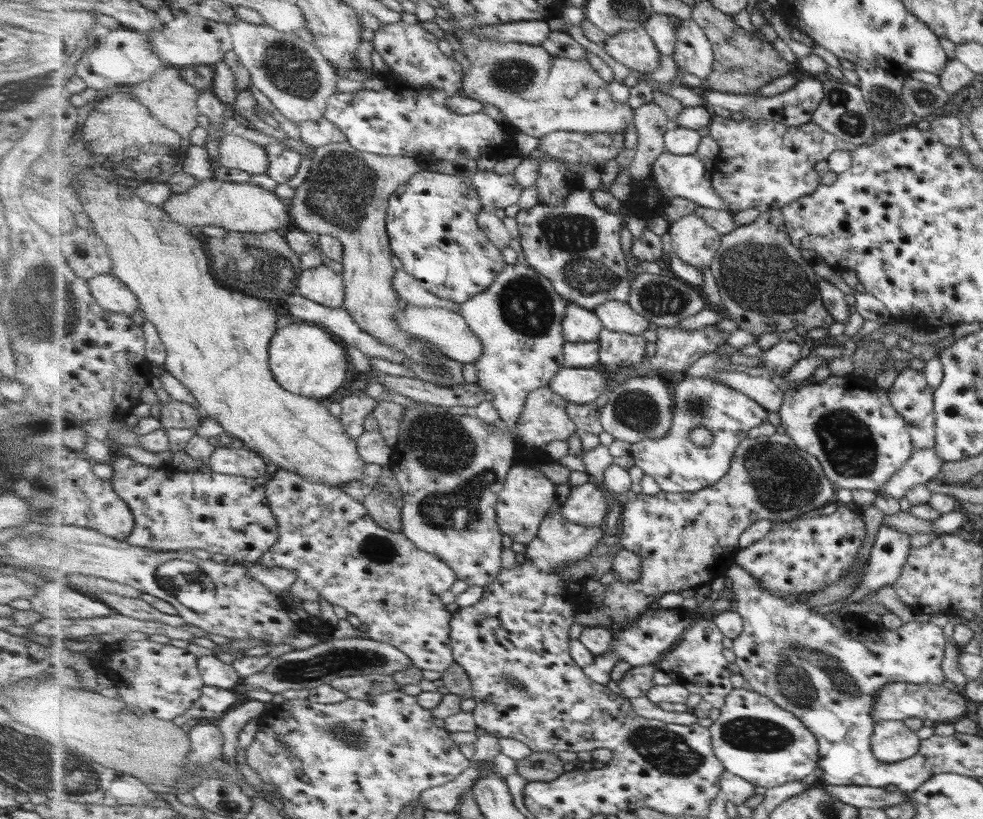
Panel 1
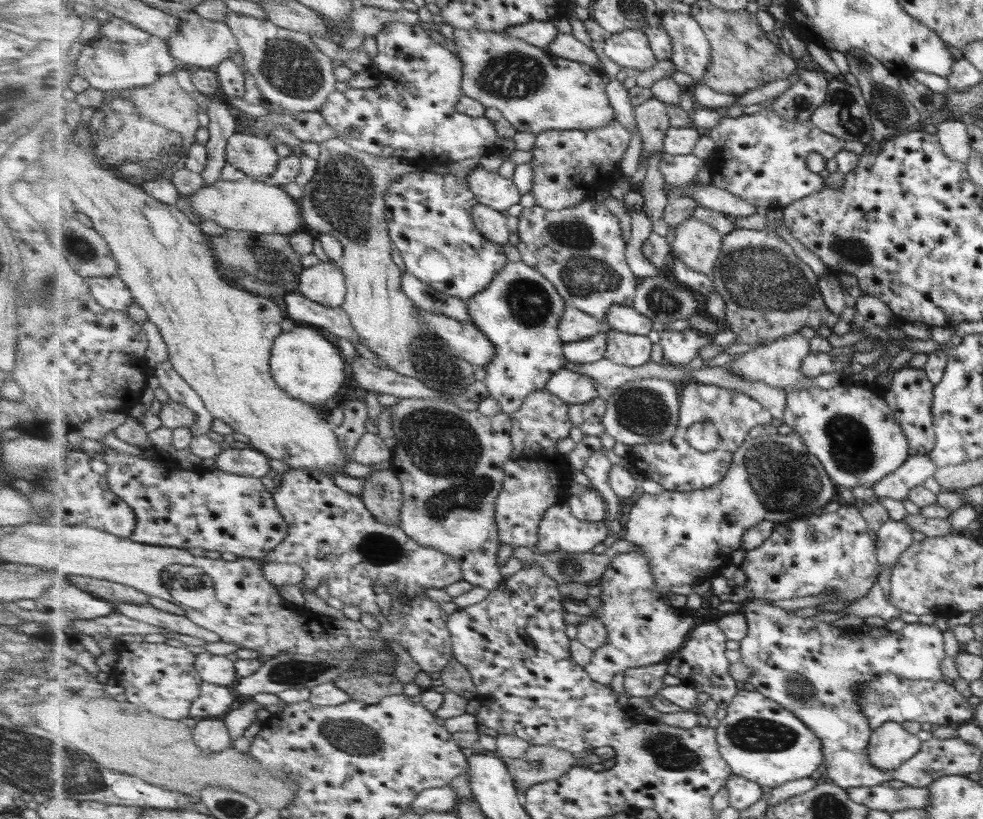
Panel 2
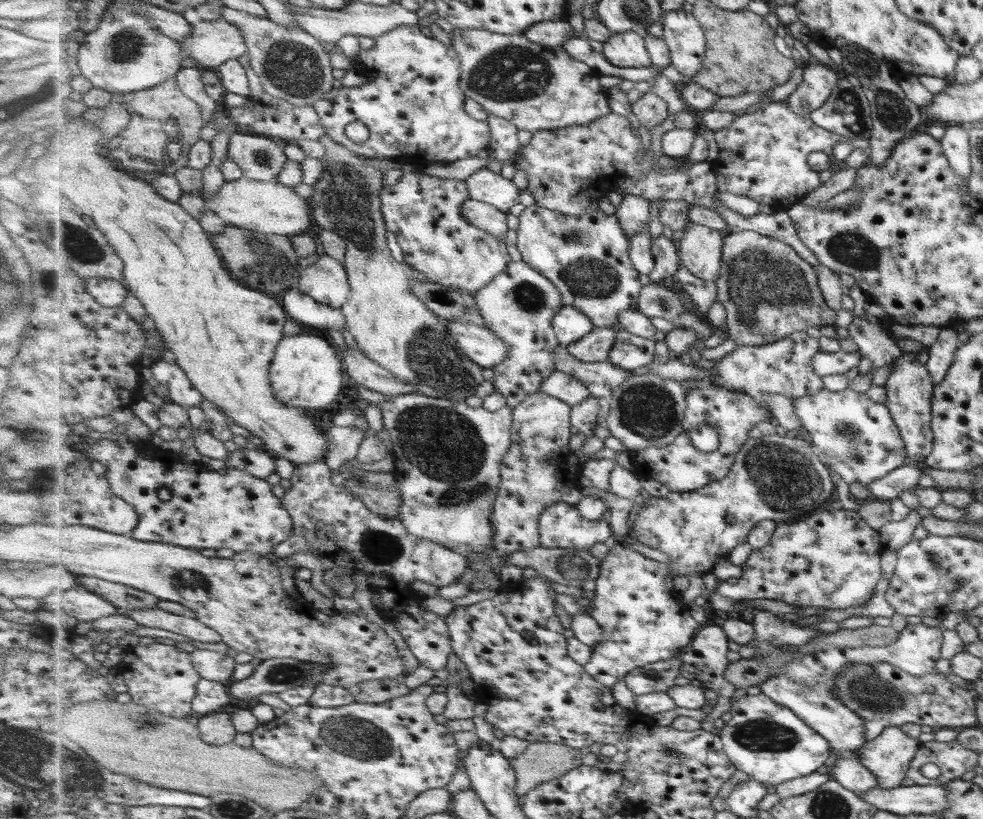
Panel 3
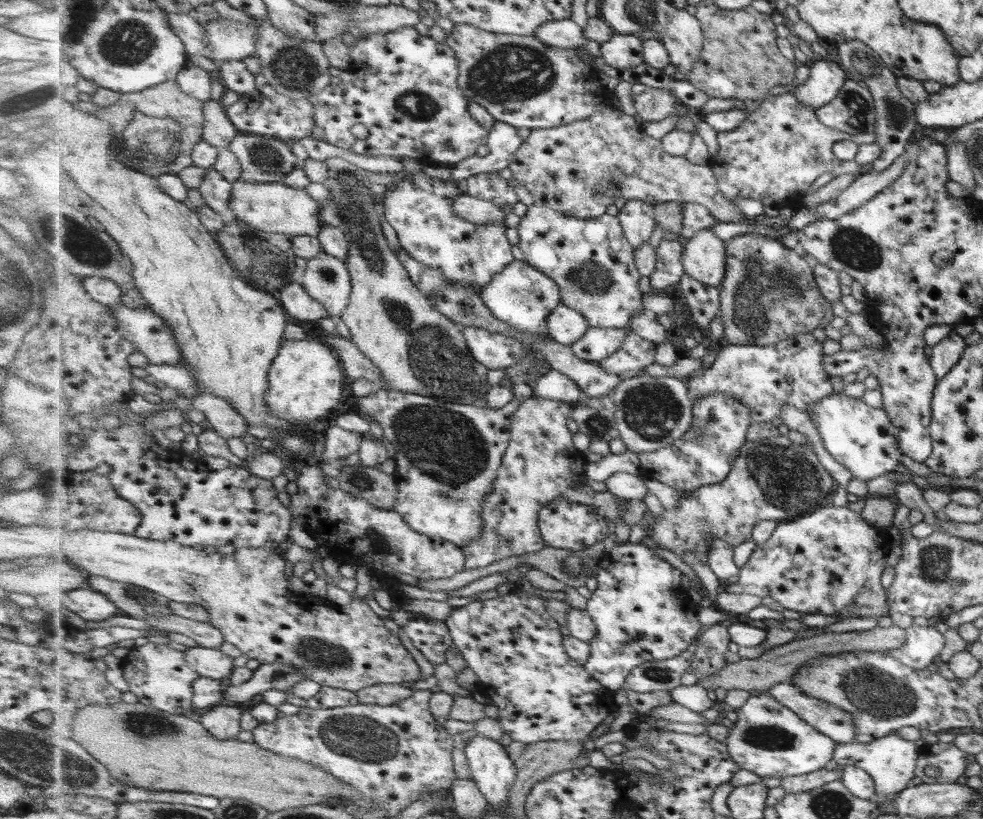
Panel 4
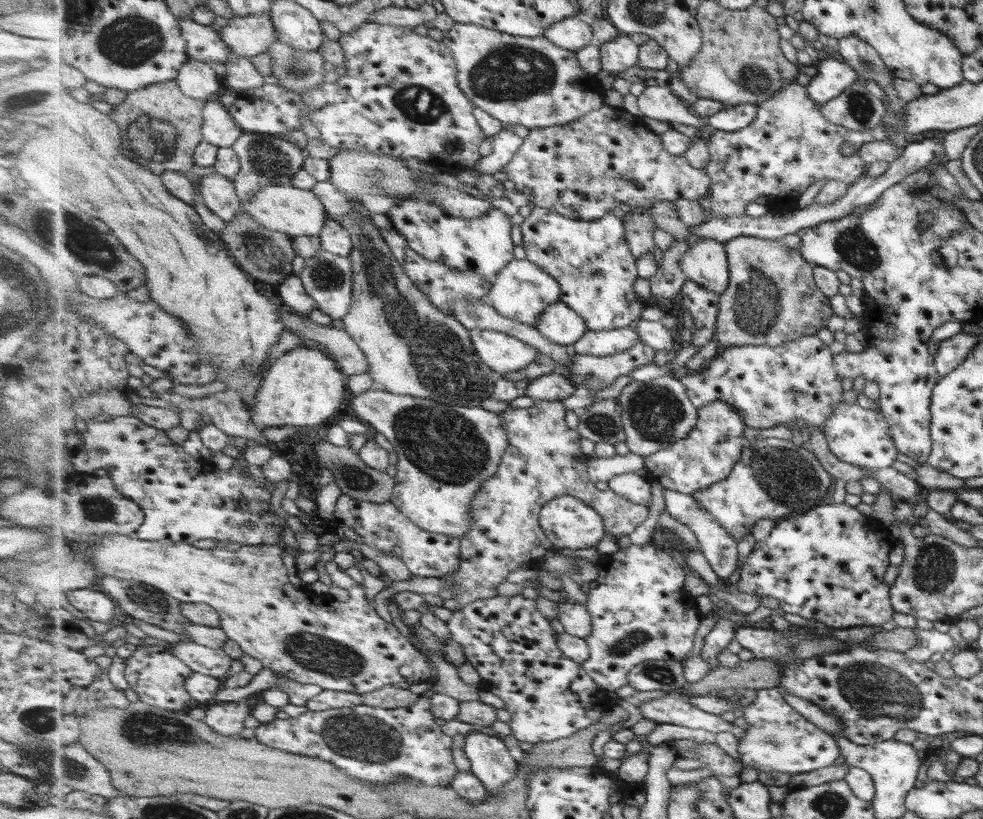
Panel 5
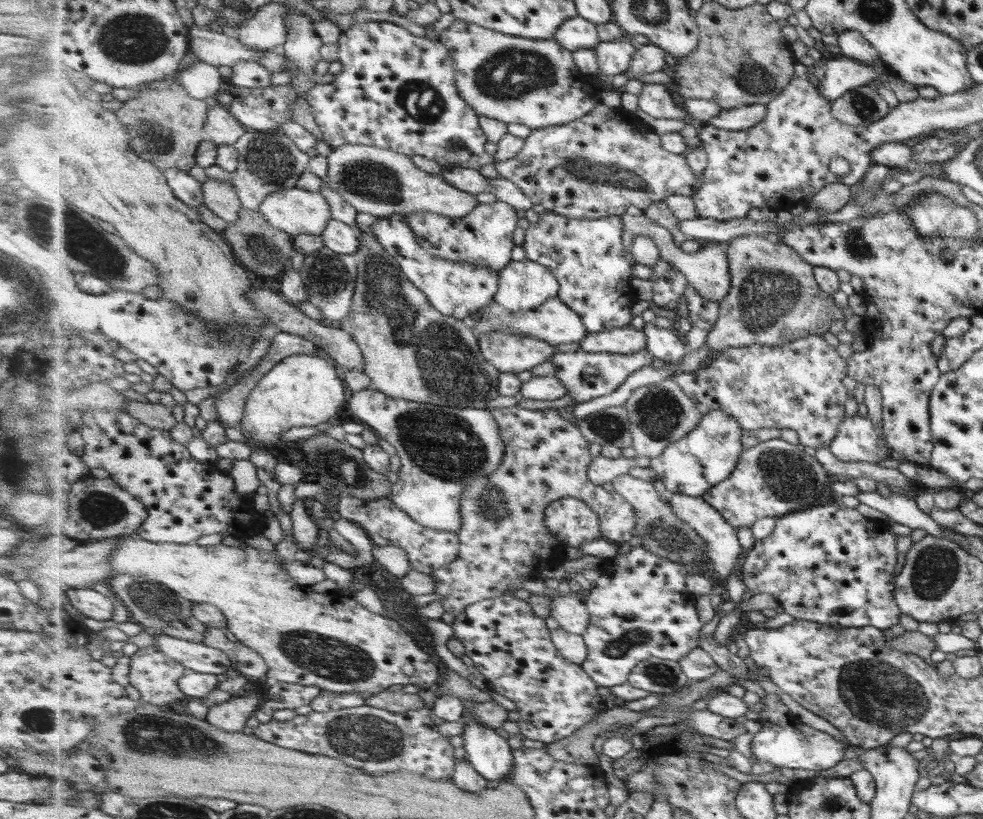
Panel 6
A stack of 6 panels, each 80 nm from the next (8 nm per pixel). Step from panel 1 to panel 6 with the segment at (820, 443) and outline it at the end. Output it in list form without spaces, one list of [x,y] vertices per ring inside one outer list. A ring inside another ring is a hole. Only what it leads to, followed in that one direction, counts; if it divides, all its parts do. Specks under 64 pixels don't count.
[[[856,414],[850,418],[845,417],[830,450],[844,462],[878,464],[889,459],[891,452],[882,430],[882,424],[869,421],[867,416],[860,418]]]

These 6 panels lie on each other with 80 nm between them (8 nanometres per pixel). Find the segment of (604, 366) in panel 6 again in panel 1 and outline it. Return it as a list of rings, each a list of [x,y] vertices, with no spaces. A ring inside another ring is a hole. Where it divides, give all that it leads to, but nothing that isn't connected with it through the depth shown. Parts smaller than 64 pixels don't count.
[[[604,328],[599,342],[600,362],[603,365],[627,367],[639,364],[647,356],[647,340],[643,335]]]

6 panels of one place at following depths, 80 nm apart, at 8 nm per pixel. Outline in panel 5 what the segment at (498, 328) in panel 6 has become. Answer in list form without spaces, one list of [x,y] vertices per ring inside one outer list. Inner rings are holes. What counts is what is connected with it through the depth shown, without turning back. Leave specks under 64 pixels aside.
[[[561,301],[550,304],[543,311],[536,327],[549,340],[567,346],[581,340],[589,329],[584,317]]]

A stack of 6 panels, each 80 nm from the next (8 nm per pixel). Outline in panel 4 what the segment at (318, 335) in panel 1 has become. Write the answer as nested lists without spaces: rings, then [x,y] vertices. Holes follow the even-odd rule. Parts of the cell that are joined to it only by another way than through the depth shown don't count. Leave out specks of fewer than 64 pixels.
[[[309,337],[302,340],[284,339],[279,354],[268,374],[267,401],[275,417],[281,417],[291,425],[321,420],[327,416],[343,396],[343,370],[326,344]]]

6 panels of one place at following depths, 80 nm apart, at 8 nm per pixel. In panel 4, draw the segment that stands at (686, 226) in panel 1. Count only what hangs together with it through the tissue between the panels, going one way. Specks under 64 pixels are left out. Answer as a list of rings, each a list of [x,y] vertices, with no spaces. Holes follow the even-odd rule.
[[[711,228],[700,230],[684,241],[685,274],[721,288],[726,277],[726,243]]]

